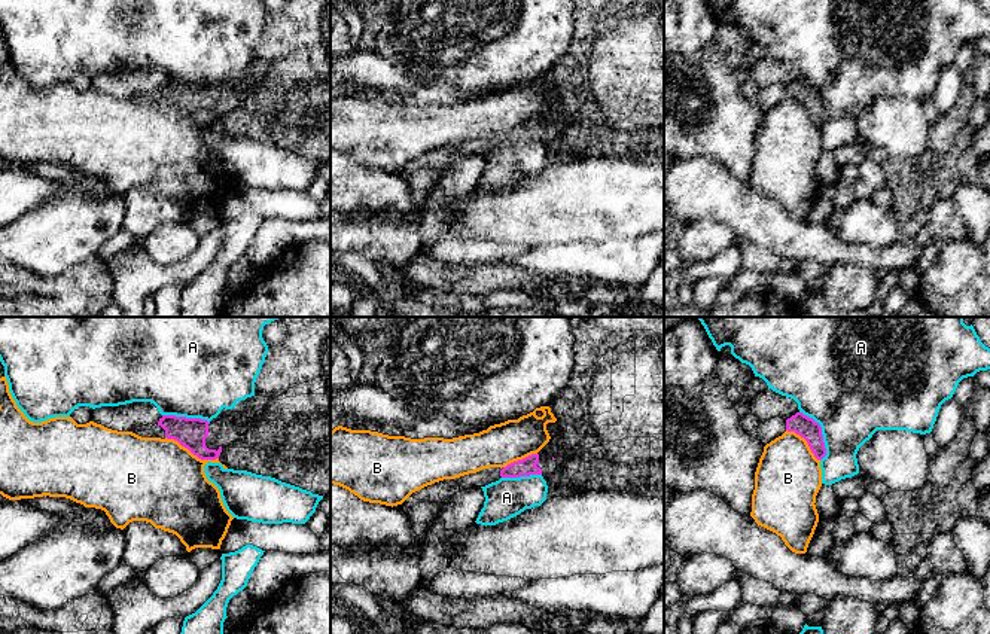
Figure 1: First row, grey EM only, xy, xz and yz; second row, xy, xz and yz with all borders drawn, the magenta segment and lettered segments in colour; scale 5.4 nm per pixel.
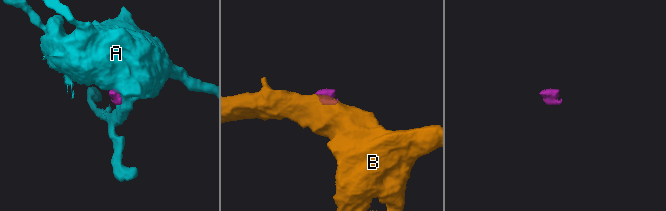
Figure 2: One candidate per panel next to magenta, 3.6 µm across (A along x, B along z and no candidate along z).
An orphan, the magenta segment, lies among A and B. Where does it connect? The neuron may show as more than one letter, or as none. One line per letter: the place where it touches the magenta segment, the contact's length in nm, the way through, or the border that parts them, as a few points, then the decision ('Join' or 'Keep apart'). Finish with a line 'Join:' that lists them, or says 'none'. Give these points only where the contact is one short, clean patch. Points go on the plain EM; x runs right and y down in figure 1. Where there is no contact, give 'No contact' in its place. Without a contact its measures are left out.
A: Touches magenta at yz (821, 100). Shared border 300 nm. Boundary: yz (800, 78), (821, 94), (825, 115), (821, 127). Keep apart
B: Touches magenta at xy (192, 119). Shared border 320 nm. Boundary: xy (165, 103), (177, 107), (201, 125), (218, 125). Keep apart
Join: none

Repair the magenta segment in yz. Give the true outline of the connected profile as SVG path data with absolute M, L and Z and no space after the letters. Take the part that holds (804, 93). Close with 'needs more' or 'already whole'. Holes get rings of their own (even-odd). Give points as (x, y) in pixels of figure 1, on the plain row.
M796 79L786 86L786 97L795 98L804 104L817 127L822 127L826 122L822 94L813 85L804 82L802 79Z | already whole

